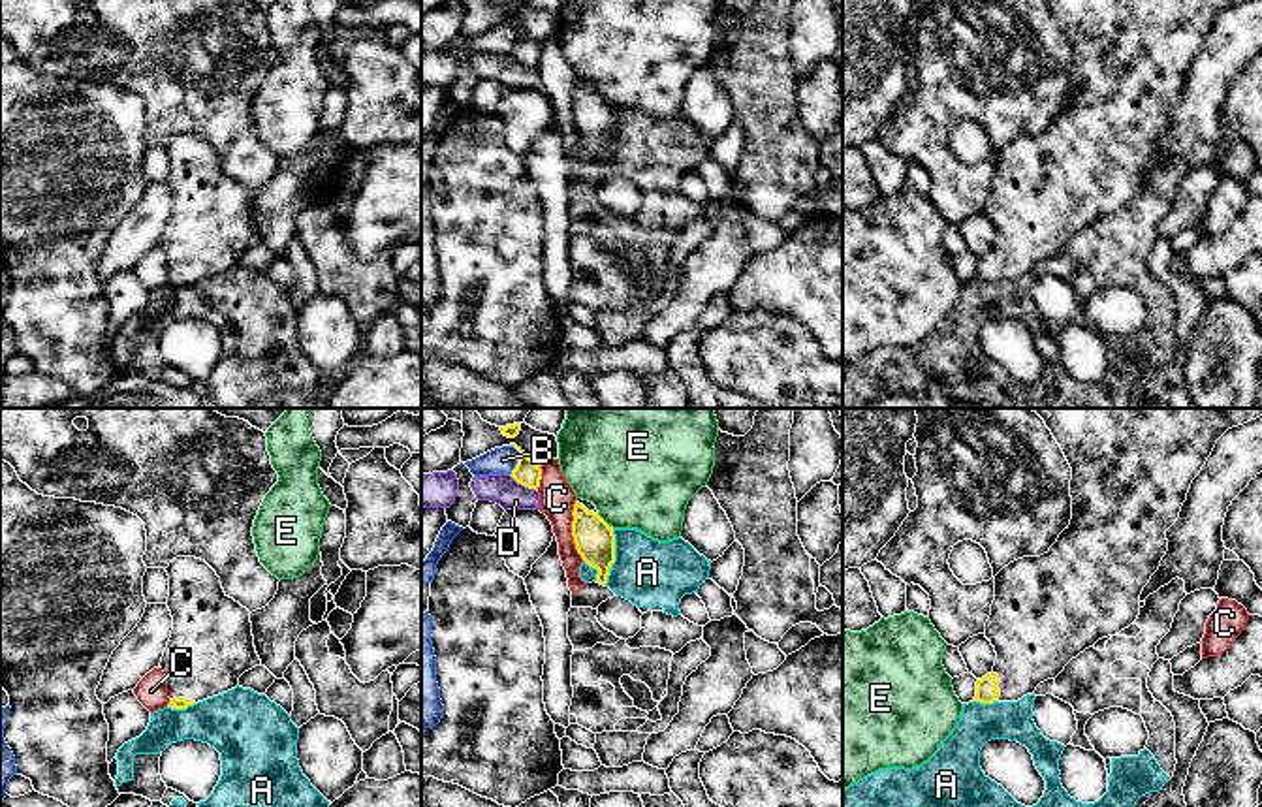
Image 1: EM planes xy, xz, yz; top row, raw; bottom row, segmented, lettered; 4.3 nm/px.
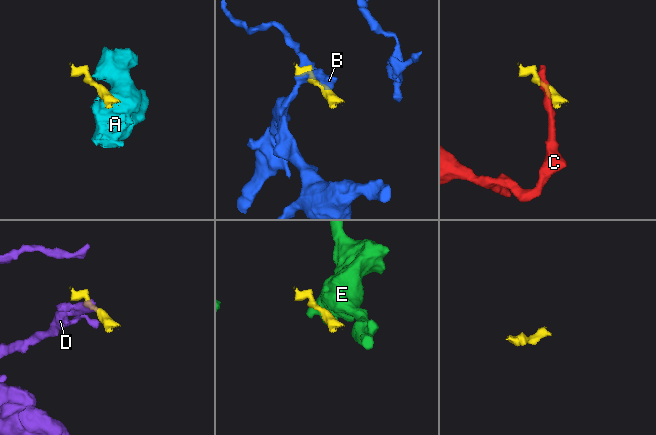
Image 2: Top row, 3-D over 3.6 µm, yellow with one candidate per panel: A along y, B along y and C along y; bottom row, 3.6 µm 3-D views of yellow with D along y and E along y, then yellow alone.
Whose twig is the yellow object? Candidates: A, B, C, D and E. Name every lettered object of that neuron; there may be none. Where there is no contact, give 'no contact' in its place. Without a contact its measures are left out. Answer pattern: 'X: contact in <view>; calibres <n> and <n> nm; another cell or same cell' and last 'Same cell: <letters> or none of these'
A: contact in xz; calibres 170 and 280 nm; another cell
B: contact in xz; calibres 110 and 110 nm; another cell
C: contact in xz; calibres 170 and 150 nm; another cell
D: contact in xz; calibres 110 and 130 nm; another cell
E: contact in xz; calibres 170 and 460 nm; another cell
Same cell: none of these

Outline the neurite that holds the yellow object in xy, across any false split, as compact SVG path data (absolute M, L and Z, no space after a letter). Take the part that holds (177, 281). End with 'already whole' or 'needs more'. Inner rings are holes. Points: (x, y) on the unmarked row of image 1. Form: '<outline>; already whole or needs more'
M177 135L166 150L173 209L160 246L167 261L167 284L186 288L235 267L239 256L261 239L250 190L224 171L205 139Z; needs more

